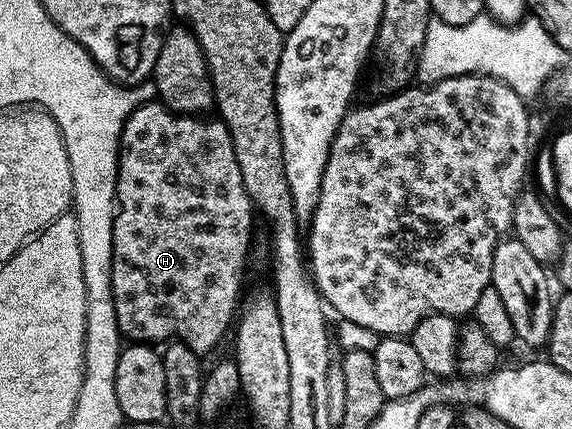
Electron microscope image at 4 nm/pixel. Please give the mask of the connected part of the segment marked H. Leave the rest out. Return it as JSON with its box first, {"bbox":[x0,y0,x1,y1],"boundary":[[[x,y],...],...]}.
{"bbox":[111,100,253,356],"boundary":[[[158,100],[144,102],[131,113],[129,120],[125,120],[125,128],[119,137],[119,179],[115,196],[117,213],[111,257],[111,291],[120,335],[131,344],[163,344],[168,340],[178,340],[188,345],[197,355],[206,356],[226,334],[228,337],[236,321],[235,305],[239,302],[239,285],[243,282],[243,265],[247,262],[247,249],[251,246],[253,203],[250,192],[244,188],[241,180],[241,168],[235,155],[235,141],[231,139],[230,130],[215,116],[176,114]]]}

